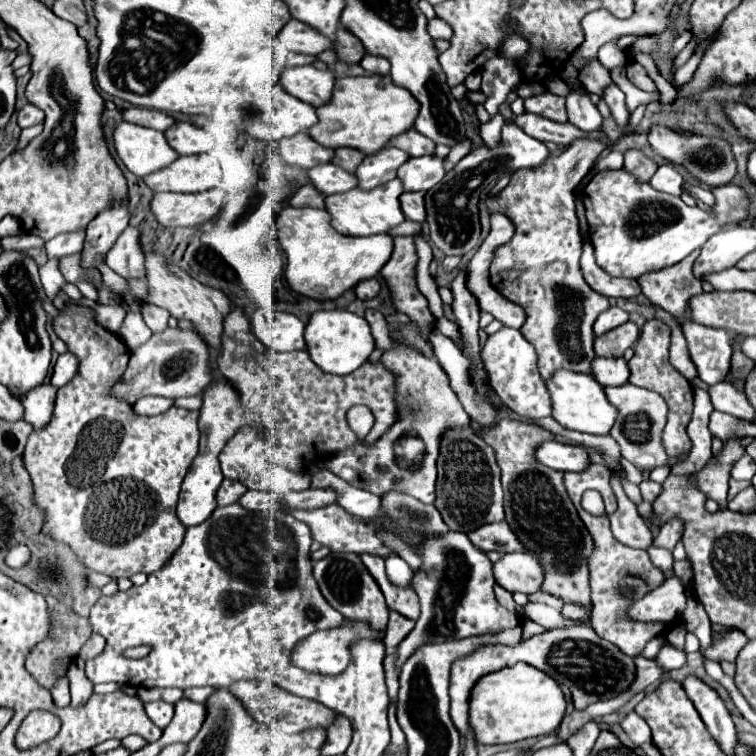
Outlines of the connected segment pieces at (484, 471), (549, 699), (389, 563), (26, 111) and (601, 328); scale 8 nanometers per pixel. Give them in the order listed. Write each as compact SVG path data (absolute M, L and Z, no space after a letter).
M470 426L452 428L442 436L438 456L438 480L434 506L442 514L444 524L454 532L472 532L484 524L504 520L500 468L494 458L494 450L474 434Z
M518 662L510 668L482 676L470 694L470 728L478 744L512 744L534 736L552 734L566 712L560 686L542 670Z
M394 552L390 556L386 556L386 574L388 574L390 582L394 582L398 586L410 586L412 568Z
M26 104L20 112L18 112L18 124L20 128L28 128L28 126L34 126L38 122L44 120L44 112L38 110L34 104Z
M612 306L612 308L608 308L606 312L602 312L596 318L596 322L594 322L594 334L600 336L600 334L604 334L604 332L608 332L608 330L624 324L624 322L628 322L628 312L624 312L622 308Z

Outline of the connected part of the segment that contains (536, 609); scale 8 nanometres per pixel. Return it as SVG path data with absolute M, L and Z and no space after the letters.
M528 602L526 606L528 618L534 620L536 624L544 626L544 628L564 628L564 626L574 626L574 624L584 624L586 620L568 620L564 618L558 610L546 606L546 604L538 604L538 602Z

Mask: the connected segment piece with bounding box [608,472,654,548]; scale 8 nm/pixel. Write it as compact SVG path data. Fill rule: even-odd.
M612 472L610 486L618 498L618 510L608 516L610 524L612 524L614 538L626 546L632 546L632 548L648 548L654 540L652 532L650 532L650 524L638 514L636 506L624 494L622 476L618 472Z

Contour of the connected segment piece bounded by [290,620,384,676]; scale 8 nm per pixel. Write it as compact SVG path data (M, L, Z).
M344 620L342 626L338 626L338 628L318 630L314 634L306 636L306 640L300 640L298 642L298 648L294 648L294 652L290 656L290 662L296 668L302 668L304 672L314 672L314 674L322 674L322 676L338 676L350 664L350 648L352 648L352 644L356 640L362 640L362 638L382 640L384 638L384 632L370 628L370 624L366 624L366 622Z

